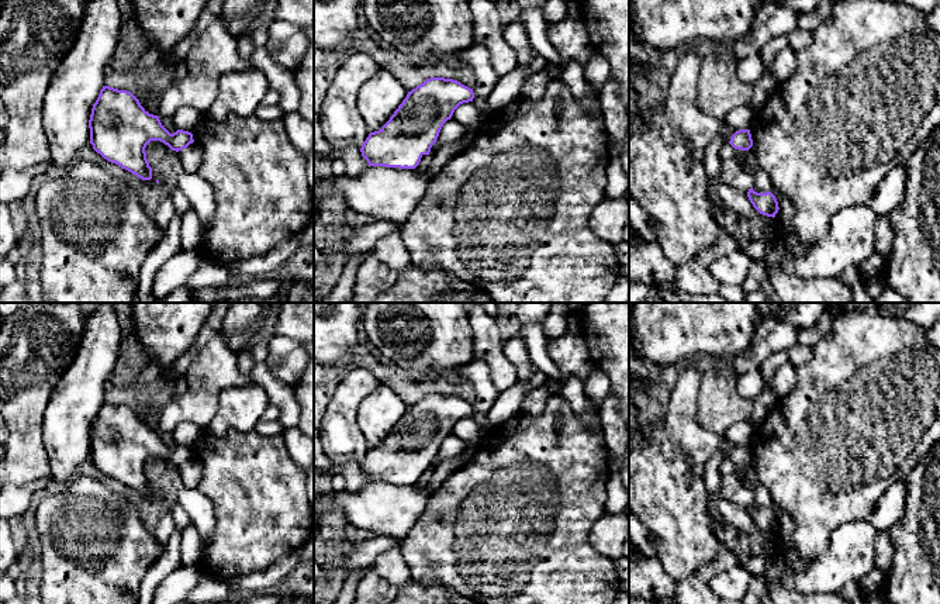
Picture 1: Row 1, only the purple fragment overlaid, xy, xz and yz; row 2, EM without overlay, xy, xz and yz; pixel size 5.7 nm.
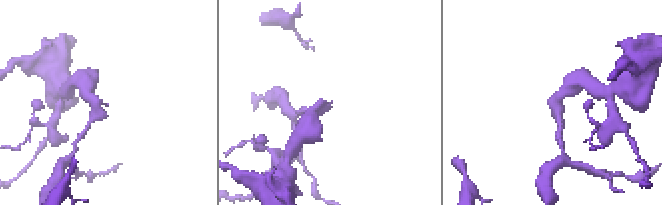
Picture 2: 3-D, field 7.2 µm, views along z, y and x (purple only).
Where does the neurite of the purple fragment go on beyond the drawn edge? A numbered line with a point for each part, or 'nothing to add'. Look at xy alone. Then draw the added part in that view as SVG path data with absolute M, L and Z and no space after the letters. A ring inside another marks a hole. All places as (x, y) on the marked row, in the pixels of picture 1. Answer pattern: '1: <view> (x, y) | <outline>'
nothing to add

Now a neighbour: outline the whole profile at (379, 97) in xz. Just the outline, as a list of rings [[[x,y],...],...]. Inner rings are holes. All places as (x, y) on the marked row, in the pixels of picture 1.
[[[381,69],[360,87],[356,107],[370,132],[381,130],[407,94],[400,80]]]

